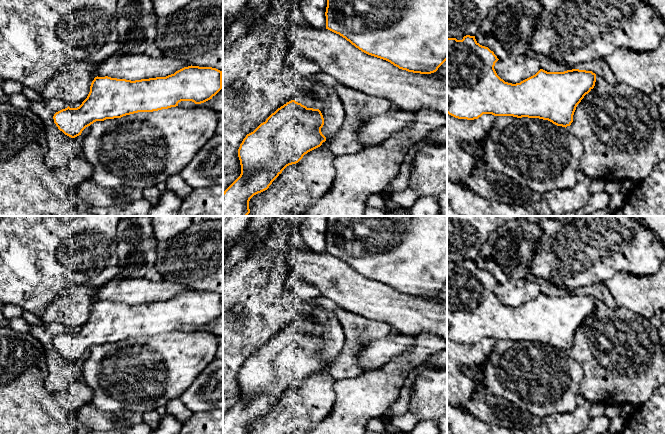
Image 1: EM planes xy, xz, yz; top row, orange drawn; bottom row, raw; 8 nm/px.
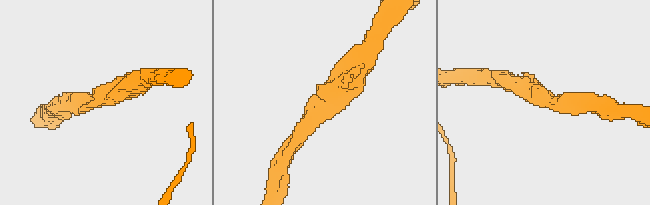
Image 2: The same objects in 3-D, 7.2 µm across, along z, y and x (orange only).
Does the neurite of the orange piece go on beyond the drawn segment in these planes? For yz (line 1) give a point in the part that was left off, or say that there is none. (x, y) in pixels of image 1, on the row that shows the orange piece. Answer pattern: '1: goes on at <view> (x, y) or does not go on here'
1: does not go on here

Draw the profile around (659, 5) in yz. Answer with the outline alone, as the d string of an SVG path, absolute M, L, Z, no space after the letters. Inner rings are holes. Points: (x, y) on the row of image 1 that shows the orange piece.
M646 0L661 16L665 18L665 0Z

